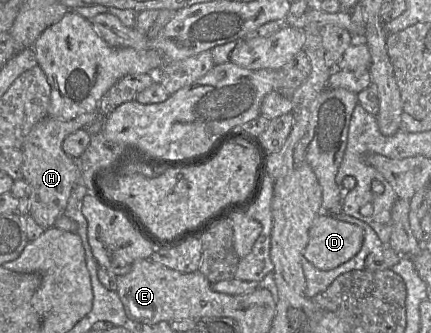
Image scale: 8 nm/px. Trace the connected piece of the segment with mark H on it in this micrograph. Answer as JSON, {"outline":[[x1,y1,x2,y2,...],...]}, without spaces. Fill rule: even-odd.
{"outline":[[98,110,68,121,47,116,39,121,26,137,22,145,21,168,23,179,30,187,29,214,41,227,47,229,54,226,56,219,64,214,72,189,80,182,78,161,63,151,64,139,79,129,87,129,99,119,102,119,102,115]]}

